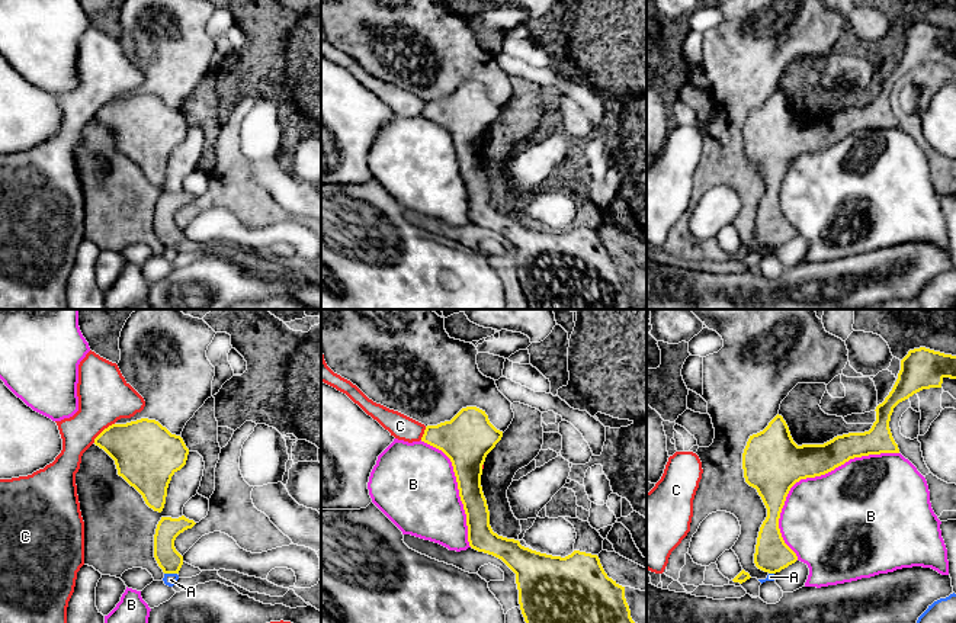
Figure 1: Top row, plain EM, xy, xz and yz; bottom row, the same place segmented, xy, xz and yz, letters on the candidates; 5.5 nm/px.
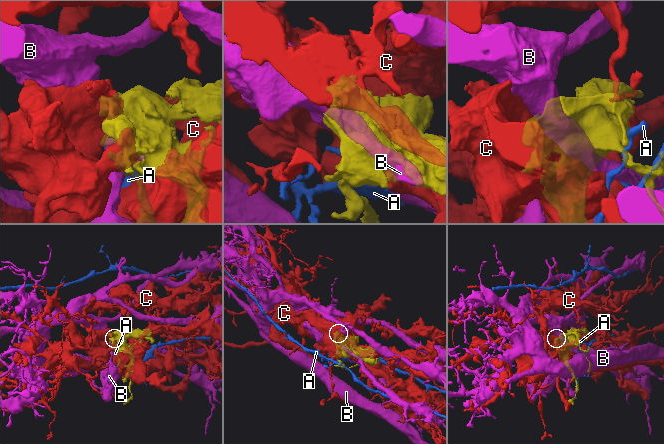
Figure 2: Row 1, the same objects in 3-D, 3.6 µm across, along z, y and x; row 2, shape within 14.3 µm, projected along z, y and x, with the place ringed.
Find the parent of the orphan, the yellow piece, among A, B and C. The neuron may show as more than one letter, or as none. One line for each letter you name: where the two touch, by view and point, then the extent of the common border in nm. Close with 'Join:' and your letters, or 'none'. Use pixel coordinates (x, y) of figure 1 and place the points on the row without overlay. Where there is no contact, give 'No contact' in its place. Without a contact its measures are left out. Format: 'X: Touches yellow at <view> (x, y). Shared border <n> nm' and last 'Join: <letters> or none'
Join: none

